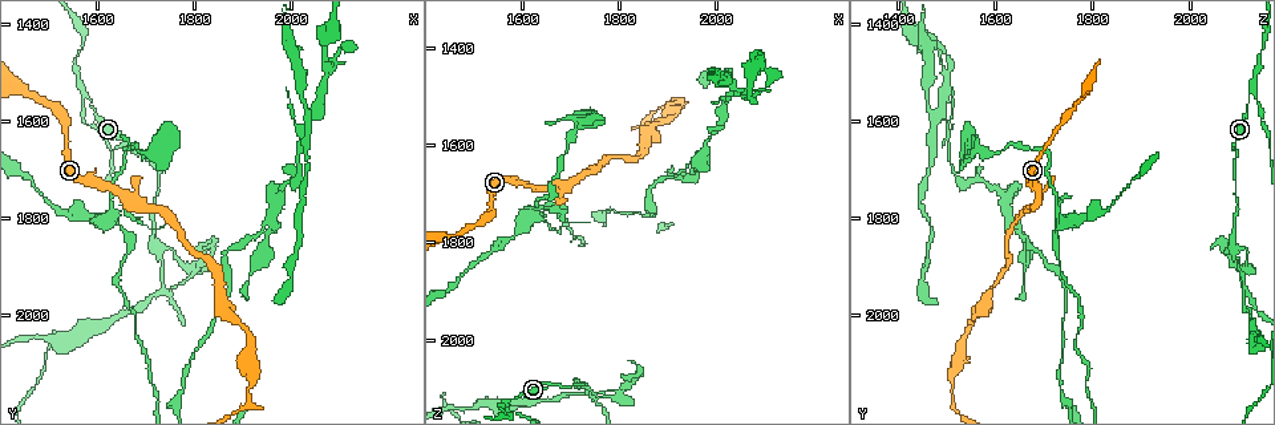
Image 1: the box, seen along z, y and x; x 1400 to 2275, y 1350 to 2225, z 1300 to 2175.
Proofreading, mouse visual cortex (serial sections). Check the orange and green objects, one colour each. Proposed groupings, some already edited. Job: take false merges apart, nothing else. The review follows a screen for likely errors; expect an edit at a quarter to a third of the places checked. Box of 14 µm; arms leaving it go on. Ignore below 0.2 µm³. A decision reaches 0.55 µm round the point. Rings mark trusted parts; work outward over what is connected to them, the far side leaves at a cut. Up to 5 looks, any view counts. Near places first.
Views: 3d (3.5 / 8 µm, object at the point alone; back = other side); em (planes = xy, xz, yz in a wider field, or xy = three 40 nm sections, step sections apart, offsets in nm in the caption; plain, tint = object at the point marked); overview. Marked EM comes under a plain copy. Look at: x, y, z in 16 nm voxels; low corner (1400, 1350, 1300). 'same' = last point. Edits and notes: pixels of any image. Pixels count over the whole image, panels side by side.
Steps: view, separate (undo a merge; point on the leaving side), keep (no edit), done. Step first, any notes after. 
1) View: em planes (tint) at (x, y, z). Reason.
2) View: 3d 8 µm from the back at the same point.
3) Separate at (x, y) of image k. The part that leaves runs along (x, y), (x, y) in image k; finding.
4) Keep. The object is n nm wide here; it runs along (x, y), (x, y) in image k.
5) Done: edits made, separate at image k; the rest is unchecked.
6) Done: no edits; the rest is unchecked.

View: 3d 3.5 µm at (1575, 1540, 2125).

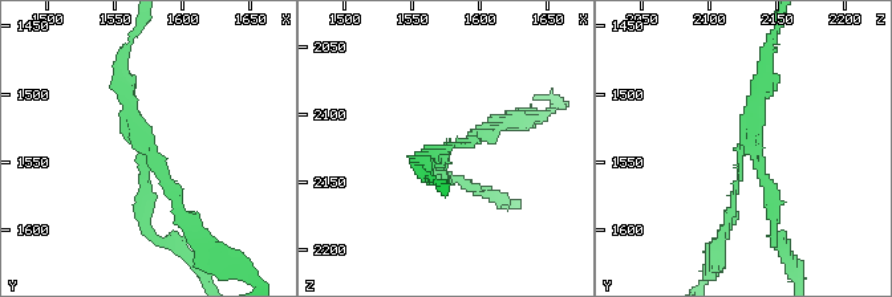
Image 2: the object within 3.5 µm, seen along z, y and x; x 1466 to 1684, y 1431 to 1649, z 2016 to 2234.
View: em xy step 1 (tint) at (1572, 1540, 2128). 3 arms meet here; the arms are 100, 150, 200 nm wide.

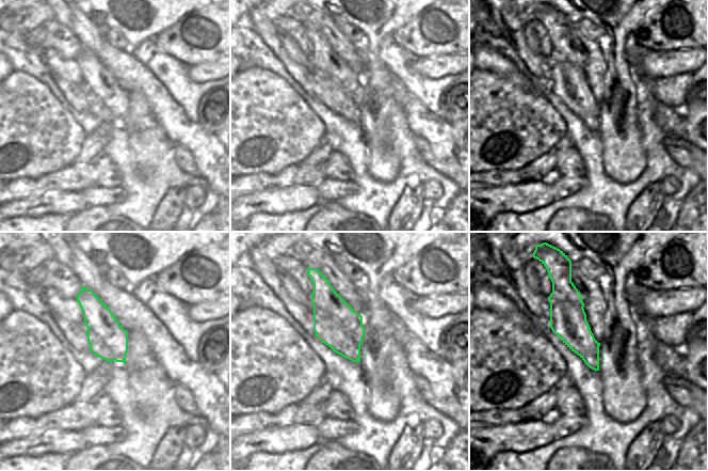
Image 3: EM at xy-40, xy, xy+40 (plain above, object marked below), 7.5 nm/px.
View: em planes (tint) at the same point. Another direction.

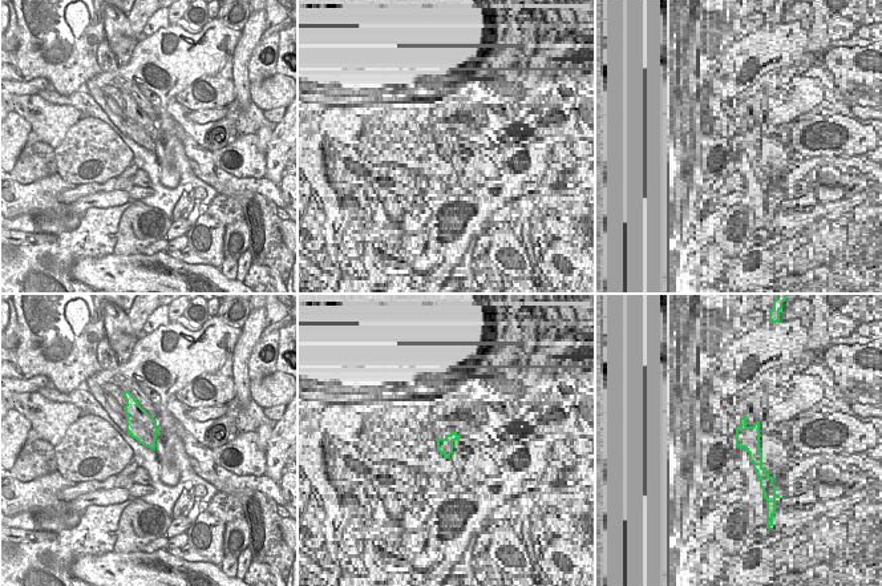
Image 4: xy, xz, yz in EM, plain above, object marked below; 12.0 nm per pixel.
Separate at (148, 191) of image 2. The object is 340 nm wide here; two cells meet here.

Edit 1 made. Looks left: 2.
View: 3d 3.5 µm at (1920, 2155, 1510). Thin neck.

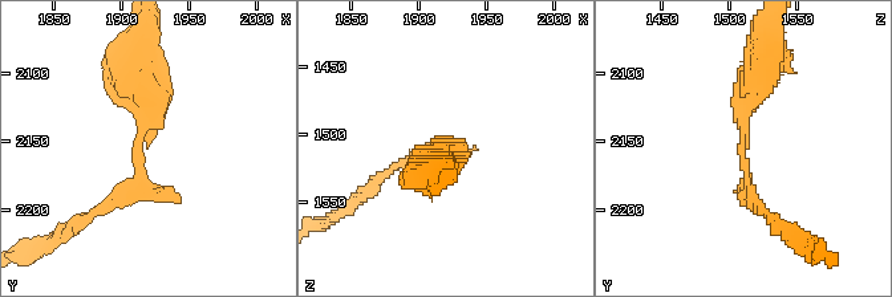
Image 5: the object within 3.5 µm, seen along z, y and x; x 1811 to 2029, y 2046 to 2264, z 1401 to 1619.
View: em xy step 2 (tint) at (1914, 2152, 1510). Need the tissue.

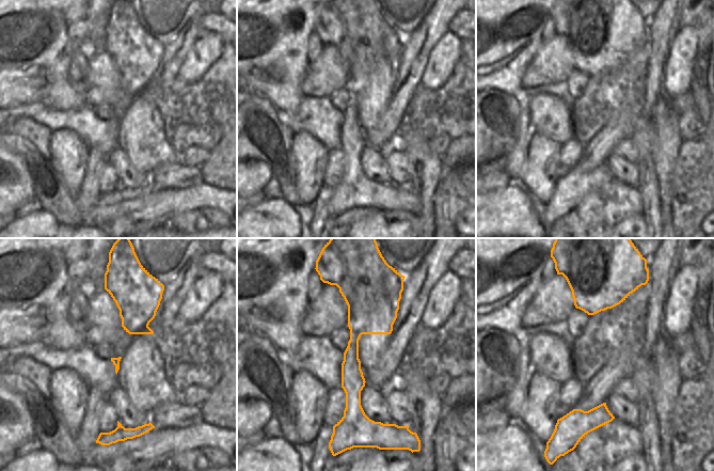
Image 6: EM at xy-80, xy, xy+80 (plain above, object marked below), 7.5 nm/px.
Separate at (162, 191) of image 5. The object is 180 nm wide here; the part that leaves runs along (141, 141), (137, 182), (72, 226) in image 5; a second cell is stuck on.

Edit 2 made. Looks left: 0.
Done: edits made, separate at image 2, separate at image 5; the rest is unchecked.

